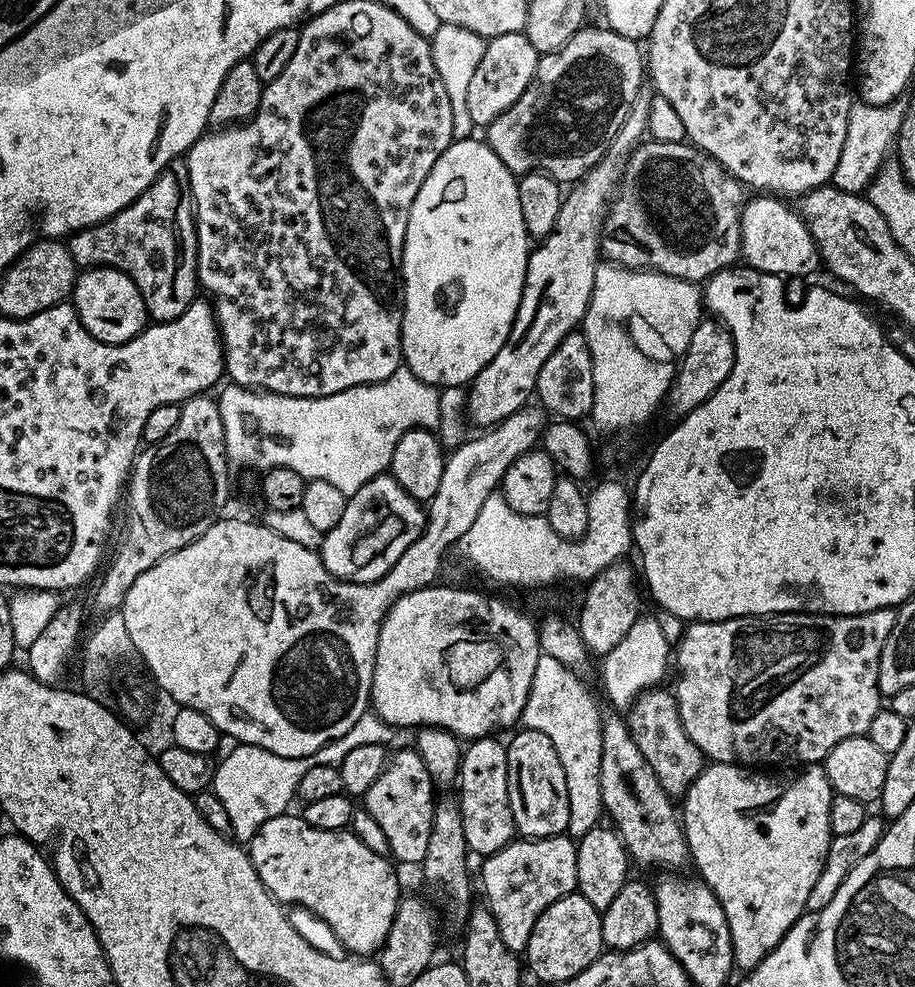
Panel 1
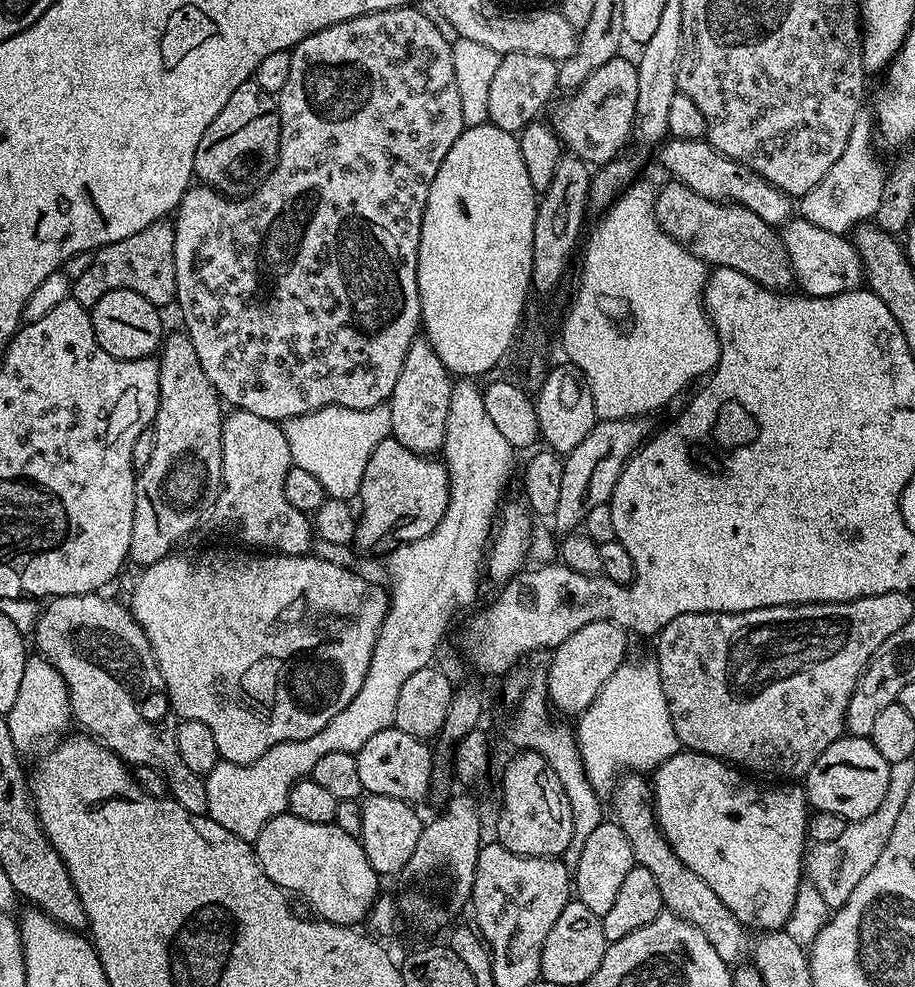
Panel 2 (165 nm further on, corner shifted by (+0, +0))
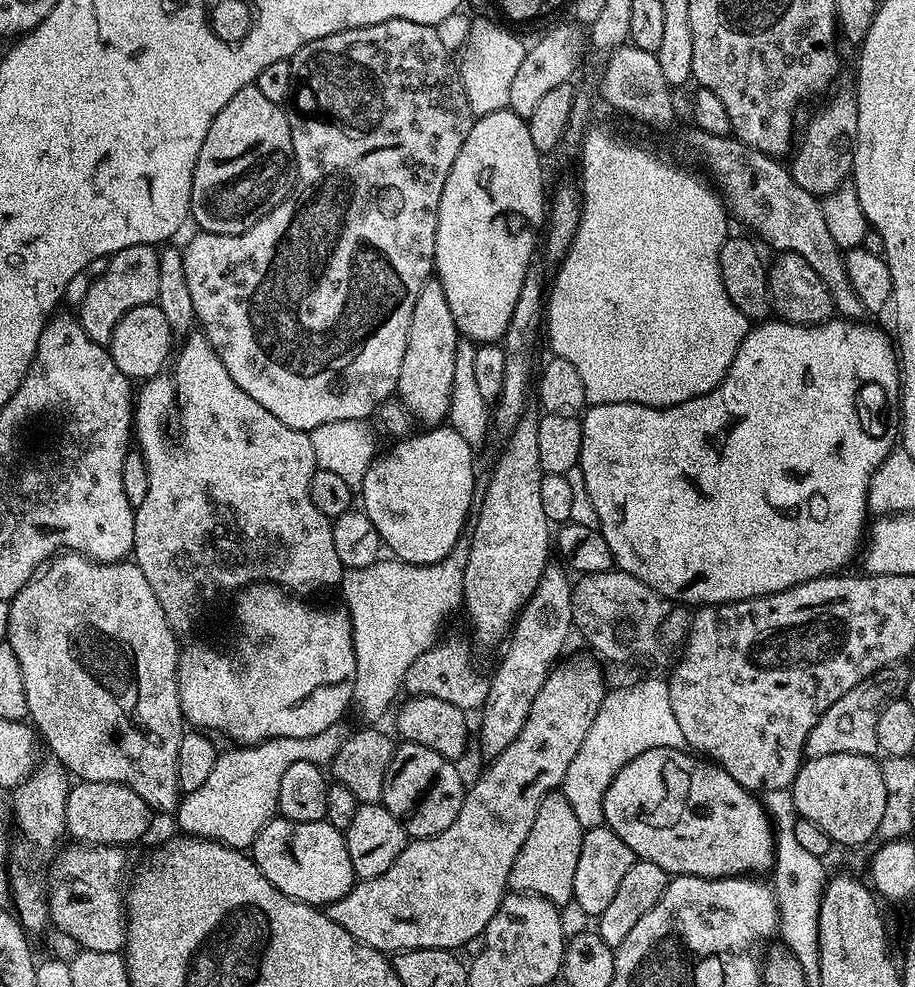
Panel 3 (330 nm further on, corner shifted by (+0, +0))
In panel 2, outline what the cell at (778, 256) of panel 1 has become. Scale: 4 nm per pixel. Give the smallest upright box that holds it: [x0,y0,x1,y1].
[782,218,865,296]

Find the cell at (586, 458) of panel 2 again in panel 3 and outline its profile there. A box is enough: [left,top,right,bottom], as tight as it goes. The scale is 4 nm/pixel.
[479,563,573,758]

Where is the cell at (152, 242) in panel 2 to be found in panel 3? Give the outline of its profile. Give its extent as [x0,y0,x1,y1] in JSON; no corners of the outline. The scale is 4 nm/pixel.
[78,245,159,326]

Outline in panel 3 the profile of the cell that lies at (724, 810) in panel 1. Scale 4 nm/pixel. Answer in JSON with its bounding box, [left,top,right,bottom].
[604,748,773,878]

